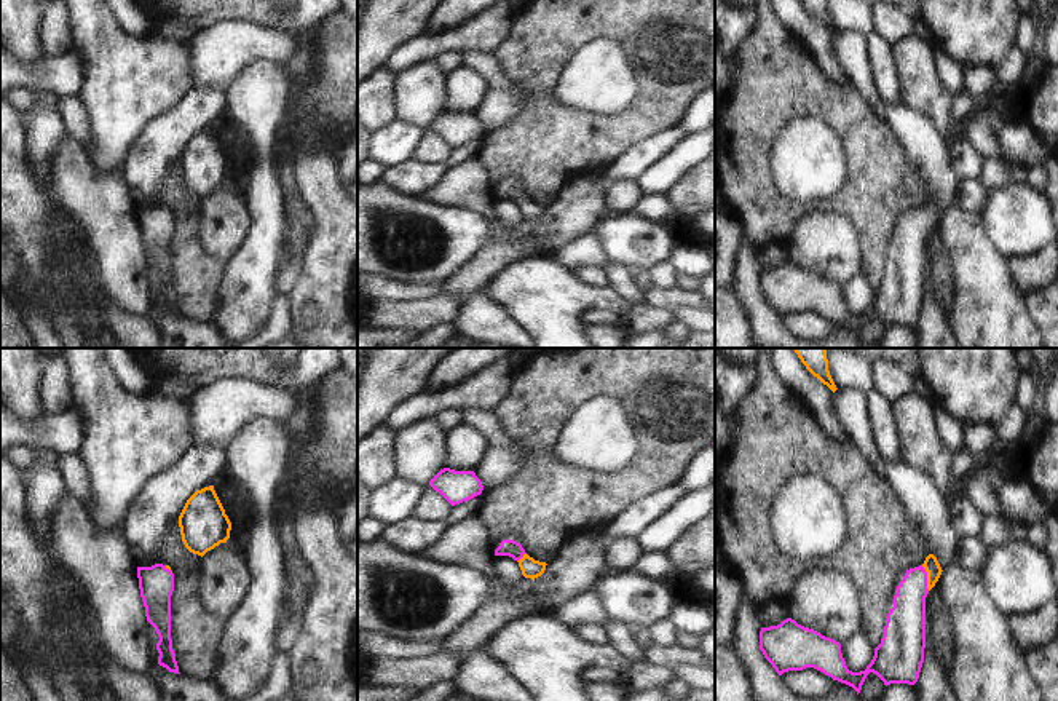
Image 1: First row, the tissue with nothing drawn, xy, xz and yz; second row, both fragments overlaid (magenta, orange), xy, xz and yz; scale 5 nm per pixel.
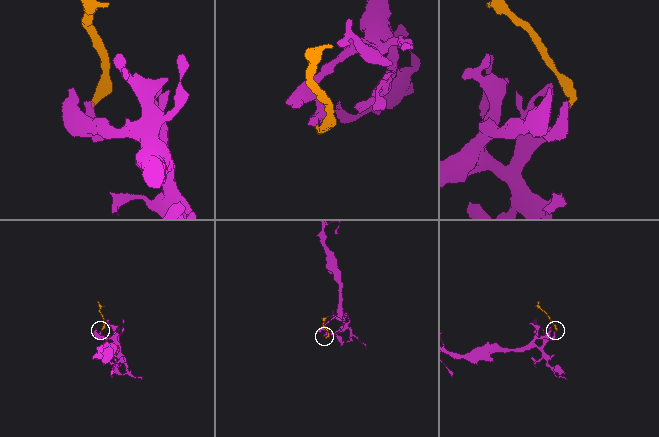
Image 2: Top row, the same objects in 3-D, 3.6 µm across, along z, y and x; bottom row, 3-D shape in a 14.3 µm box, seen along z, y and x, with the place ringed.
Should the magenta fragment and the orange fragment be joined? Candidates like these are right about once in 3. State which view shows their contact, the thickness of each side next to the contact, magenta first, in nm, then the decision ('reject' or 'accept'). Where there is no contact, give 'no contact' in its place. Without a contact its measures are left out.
meets magenta in yz; 190 nm thick on the magenta side, 80 nm on the other; accept

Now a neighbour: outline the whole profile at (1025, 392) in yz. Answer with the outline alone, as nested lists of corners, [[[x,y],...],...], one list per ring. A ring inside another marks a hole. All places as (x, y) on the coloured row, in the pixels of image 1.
[[[1021,372],[1018,378],[1018,386],[1015,391],[1015,404],[1018,404],[1024,412],[1029,412],[1034,404],[1036,394],[1036,378],[1031,372]]]

